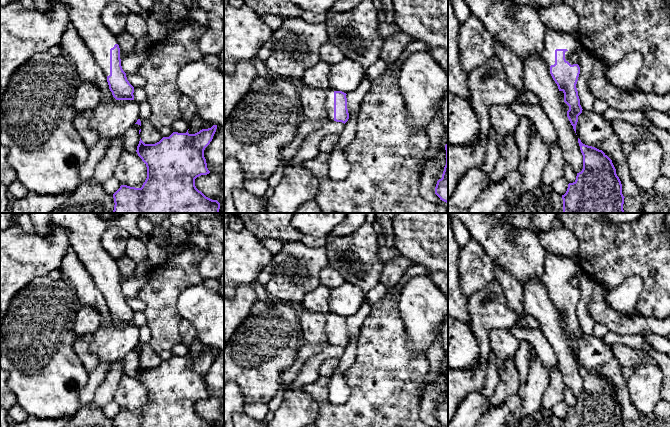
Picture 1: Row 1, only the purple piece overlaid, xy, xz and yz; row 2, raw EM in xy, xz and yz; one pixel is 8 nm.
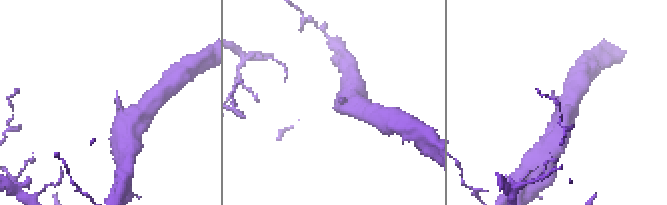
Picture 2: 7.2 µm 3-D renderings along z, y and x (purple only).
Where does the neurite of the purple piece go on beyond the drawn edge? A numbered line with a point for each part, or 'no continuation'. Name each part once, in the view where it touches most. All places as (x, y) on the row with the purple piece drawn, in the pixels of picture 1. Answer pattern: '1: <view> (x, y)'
1: yz (554, 39)

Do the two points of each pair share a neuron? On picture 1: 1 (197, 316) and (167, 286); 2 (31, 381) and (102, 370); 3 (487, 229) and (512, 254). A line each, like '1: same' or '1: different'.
1: different
2: different
3: same

